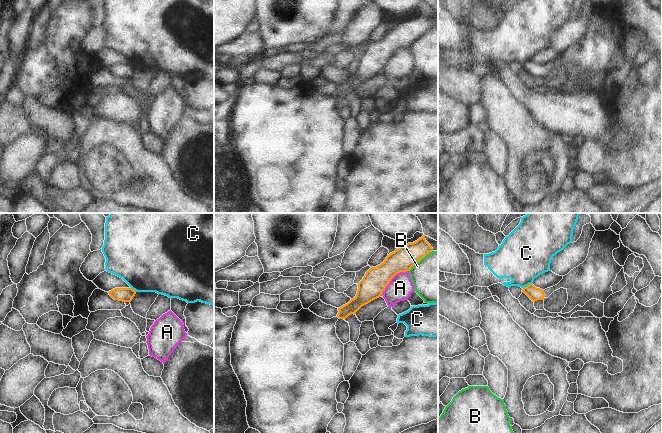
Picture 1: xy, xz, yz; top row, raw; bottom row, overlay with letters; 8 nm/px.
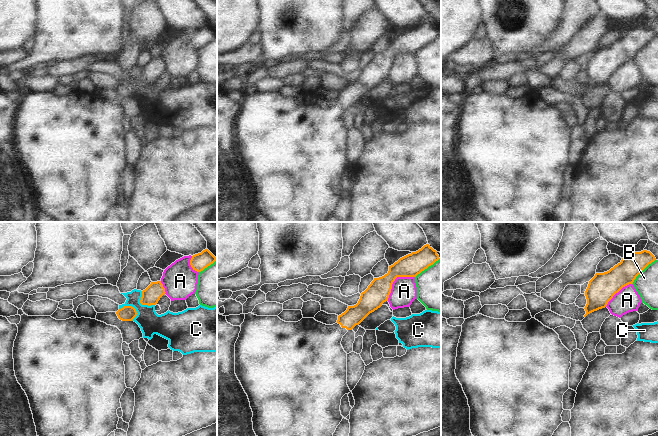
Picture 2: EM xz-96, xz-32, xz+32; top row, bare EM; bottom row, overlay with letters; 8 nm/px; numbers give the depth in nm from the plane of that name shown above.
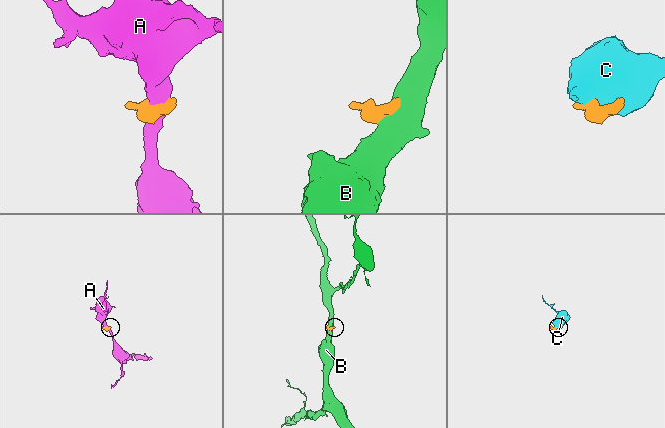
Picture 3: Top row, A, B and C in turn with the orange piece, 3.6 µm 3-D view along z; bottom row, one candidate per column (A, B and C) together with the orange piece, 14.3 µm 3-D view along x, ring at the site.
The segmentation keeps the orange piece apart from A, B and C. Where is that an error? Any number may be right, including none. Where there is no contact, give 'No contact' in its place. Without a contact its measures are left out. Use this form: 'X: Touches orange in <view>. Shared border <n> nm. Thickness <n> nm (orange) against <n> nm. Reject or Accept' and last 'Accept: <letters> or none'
A: Touches orange in xz. Shared border 300 nm. Thickness 200 nm (orange) against 200 nm. Reject
B: Touches orange in xz. Shared border 260 nm. Thickness 190 nm (orange) against 400 nm. Reject
C: Touches orange in yz. Shared border 90 nm. Thickness 100 nm (orange) against 400 nm. Reject
Accept: none.

